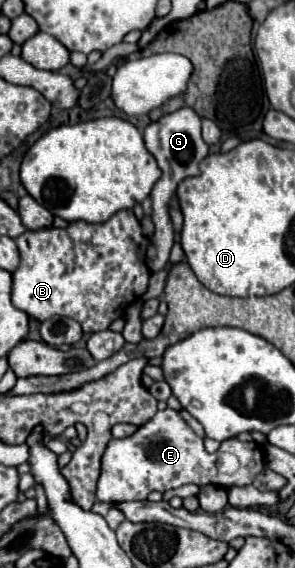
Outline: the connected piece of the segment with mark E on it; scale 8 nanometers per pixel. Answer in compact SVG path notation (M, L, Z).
M172 408L158 410L154 418L138 426L132 436L112 438L102 454L102 470L96 486L96 498L102 502L146 500L152 490L166 492L182 484L216 484L216 486L246 486L252 484L266 462L264 452L256 442L240 442L236 438L224 440L220 452L234 452L240 460L240 470L234 474L220 474L216 470L214 454L204 450L204 440L180 418Z

